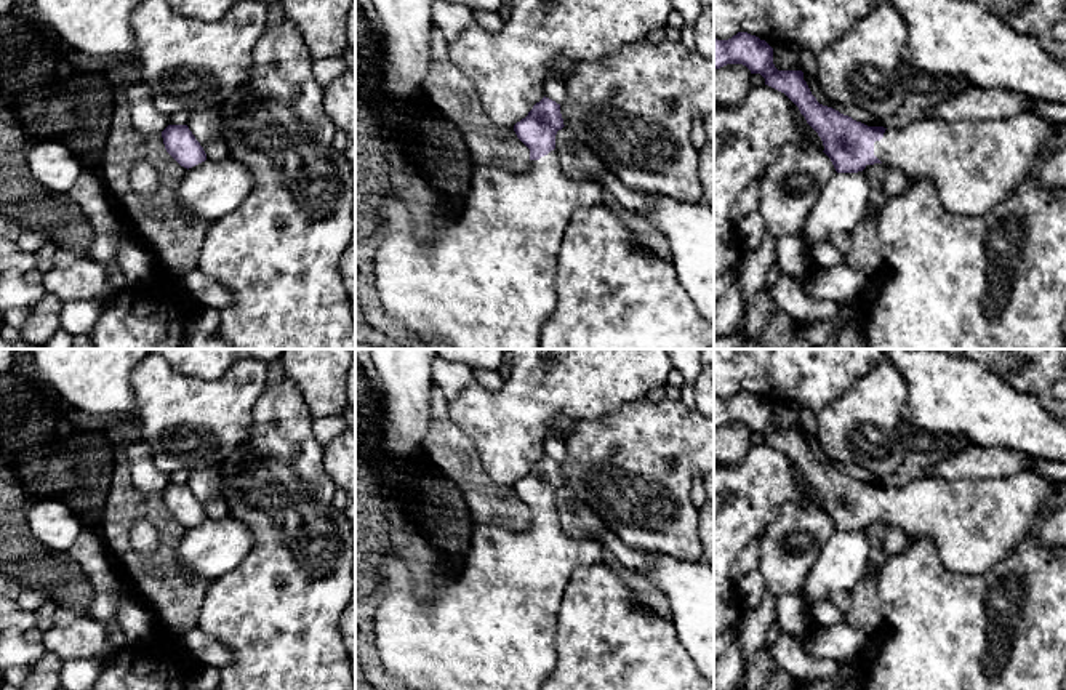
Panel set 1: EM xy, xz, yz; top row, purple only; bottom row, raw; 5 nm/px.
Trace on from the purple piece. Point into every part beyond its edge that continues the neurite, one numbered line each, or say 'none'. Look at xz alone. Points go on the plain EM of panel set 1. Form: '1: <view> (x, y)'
1: xz (492, 623)

